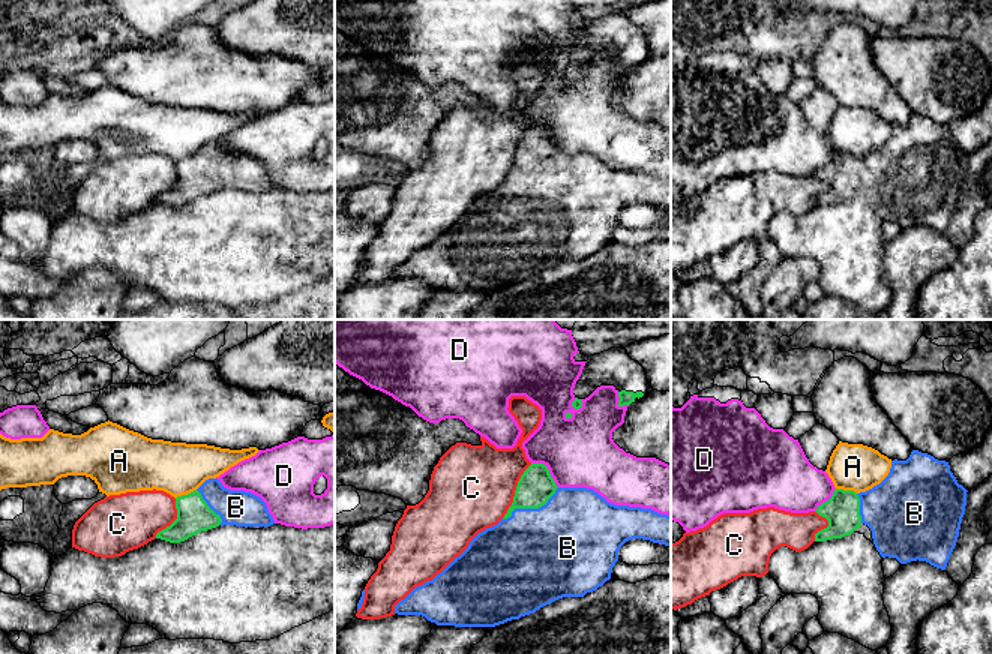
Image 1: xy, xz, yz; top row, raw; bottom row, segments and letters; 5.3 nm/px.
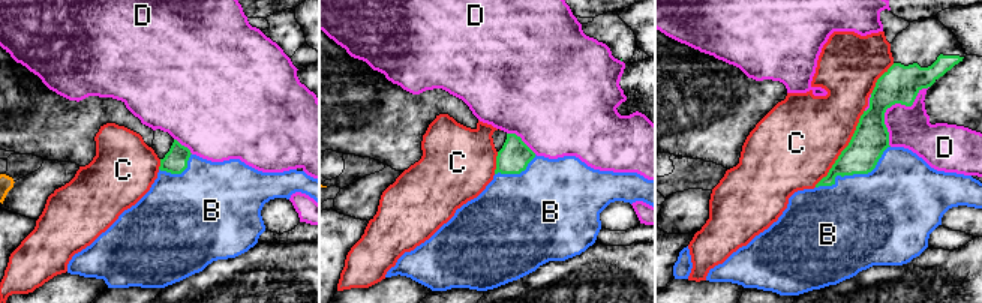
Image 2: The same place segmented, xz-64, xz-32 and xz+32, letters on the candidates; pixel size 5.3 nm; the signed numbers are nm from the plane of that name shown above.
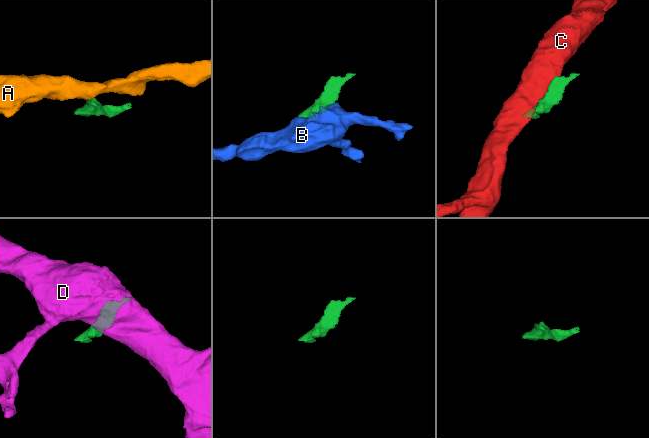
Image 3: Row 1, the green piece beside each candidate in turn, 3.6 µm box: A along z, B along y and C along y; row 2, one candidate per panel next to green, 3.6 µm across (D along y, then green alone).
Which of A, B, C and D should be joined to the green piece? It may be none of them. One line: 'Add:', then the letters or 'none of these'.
Add: B

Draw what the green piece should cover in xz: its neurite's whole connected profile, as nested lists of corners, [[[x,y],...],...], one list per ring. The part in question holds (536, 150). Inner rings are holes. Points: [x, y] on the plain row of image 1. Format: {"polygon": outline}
{"polygon": [[[531,128],[521,140],[504,182],[479,196],[468,212],[432,244],[416,250],[395,270],[398,279],[422,279],[437,290],[495,291],[534,278],[563,261],[584,261],[611,243],[620,212],[633,202],[671,210],[671,180],[651,172],[615,170],[593,153],[558,152],[543,128]]]}

